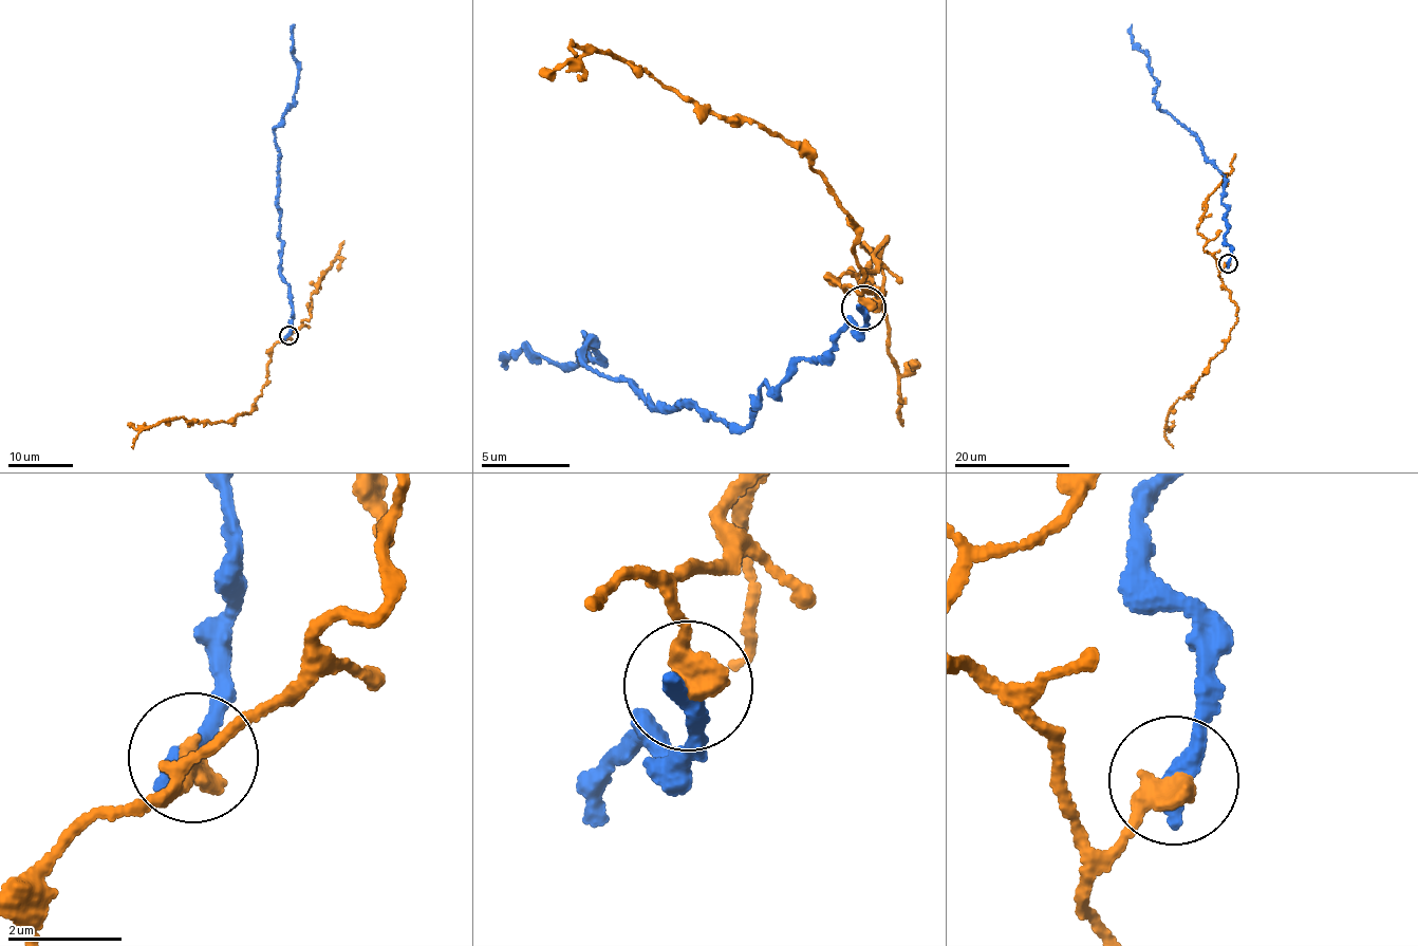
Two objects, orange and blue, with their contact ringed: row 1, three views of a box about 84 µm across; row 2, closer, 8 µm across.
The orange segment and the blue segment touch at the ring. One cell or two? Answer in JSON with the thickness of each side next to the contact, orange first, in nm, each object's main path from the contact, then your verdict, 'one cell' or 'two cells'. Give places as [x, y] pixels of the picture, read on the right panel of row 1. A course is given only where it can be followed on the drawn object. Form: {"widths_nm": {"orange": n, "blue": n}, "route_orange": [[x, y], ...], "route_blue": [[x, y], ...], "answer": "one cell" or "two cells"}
{"widths_nm": {"orange": 440, "blue": 420}, "route_orange": [[1228, 262], [1219, 275], [1236, 305], [1236, 322], [1225, 348], [1170, 410], [1164, 434], [1173, 448]], "route_blue": [[1228, 262], [1224, 173], [1208, 160], [1199, 137], [1159, 108], [1149, 53], [1133, 42], [1132, 24]], "answer": "two cells"}

